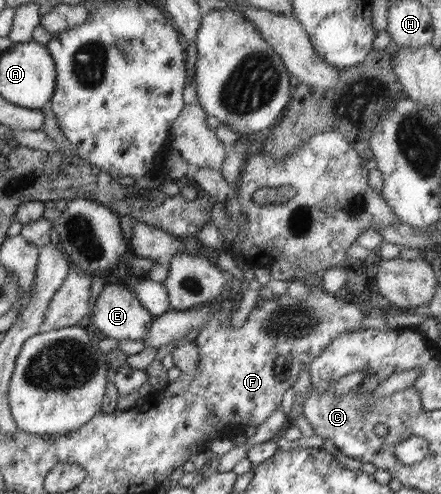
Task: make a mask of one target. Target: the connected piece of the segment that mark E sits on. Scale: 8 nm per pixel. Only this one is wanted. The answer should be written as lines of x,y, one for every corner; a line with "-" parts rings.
120,280
117,282
107,281
102,292
95,301
93,307
92,325
106,335
106,338
119,339
143,339
149,331
153,316
145,306
136,298
136,295

